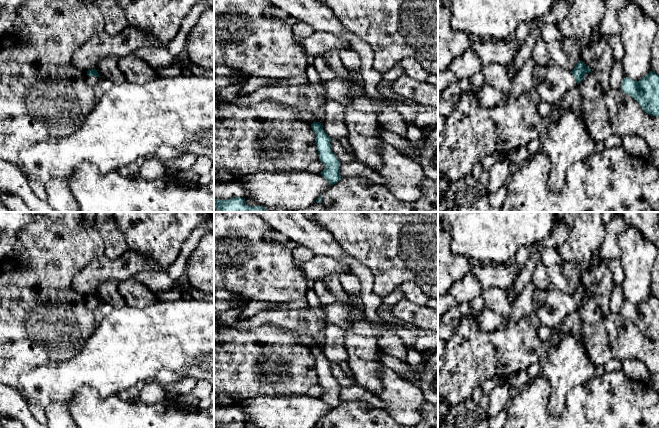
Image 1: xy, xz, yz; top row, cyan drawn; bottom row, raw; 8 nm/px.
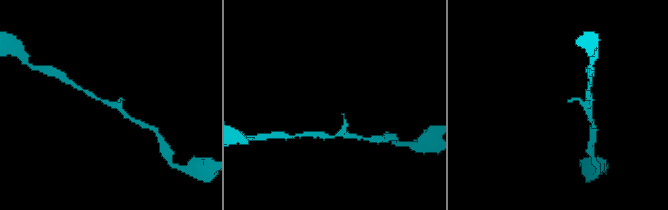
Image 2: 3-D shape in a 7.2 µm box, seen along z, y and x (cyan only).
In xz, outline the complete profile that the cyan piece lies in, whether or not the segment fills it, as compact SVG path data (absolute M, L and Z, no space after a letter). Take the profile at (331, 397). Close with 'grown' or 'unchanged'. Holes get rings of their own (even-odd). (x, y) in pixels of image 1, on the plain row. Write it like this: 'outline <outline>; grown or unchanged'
outline M320 346L312 347L311 352L315 357L319 384L326 390L320 398L330 407L330 410L334 409L341 403L341 400L340 386L331 373L331 362L325 357Z; unchanged

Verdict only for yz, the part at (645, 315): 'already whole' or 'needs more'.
already whole

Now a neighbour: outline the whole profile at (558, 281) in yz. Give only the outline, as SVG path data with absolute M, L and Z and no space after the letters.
M564 262L547 266L551 285L567 295L572 295L580 285L581 270L578 263Z

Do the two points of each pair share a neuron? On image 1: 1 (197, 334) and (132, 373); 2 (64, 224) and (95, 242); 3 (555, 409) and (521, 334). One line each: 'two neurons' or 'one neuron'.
1: one neuron
2: one neuron
3: two neurons

